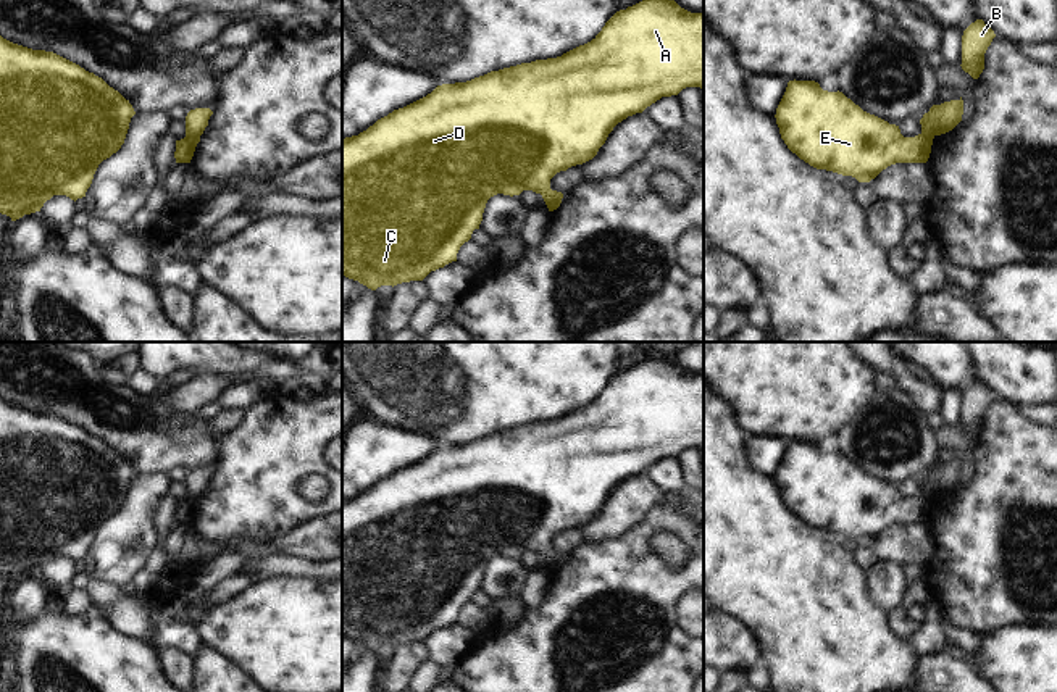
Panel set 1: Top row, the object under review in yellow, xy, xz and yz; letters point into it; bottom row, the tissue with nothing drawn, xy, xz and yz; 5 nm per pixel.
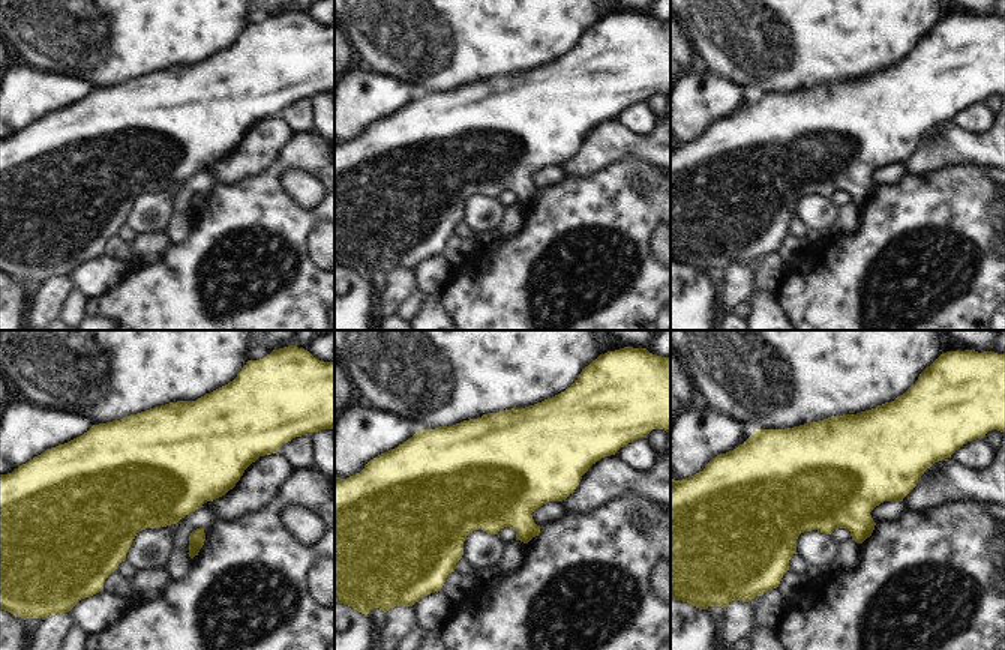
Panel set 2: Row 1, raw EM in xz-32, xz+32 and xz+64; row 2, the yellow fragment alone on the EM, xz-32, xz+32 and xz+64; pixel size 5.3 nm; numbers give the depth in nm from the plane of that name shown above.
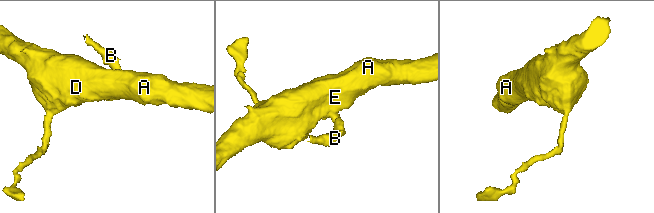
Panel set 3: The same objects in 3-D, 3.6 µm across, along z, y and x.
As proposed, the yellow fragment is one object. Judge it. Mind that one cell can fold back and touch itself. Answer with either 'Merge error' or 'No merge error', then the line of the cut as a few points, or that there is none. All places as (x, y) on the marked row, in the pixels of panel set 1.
Merge error. Split along xy (186, 136), (199, 137)

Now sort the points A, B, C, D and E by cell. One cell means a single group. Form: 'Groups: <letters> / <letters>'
Groups: A C D E / B

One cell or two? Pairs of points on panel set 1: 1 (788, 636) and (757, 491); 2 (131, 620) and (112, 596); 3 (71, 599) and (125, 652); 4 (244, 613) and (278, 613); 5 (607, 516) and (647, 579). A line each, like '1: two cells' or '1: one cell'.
1: one cell
2: one cell
3: two cells
4: one cell
5: two cells

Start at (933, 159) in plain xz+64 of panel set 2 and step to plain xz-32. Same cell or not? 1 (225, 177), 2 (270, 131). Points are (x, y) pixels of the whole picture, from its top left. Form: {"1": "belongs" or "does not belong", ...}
{"1": "belongs", "2": "belongs"}

